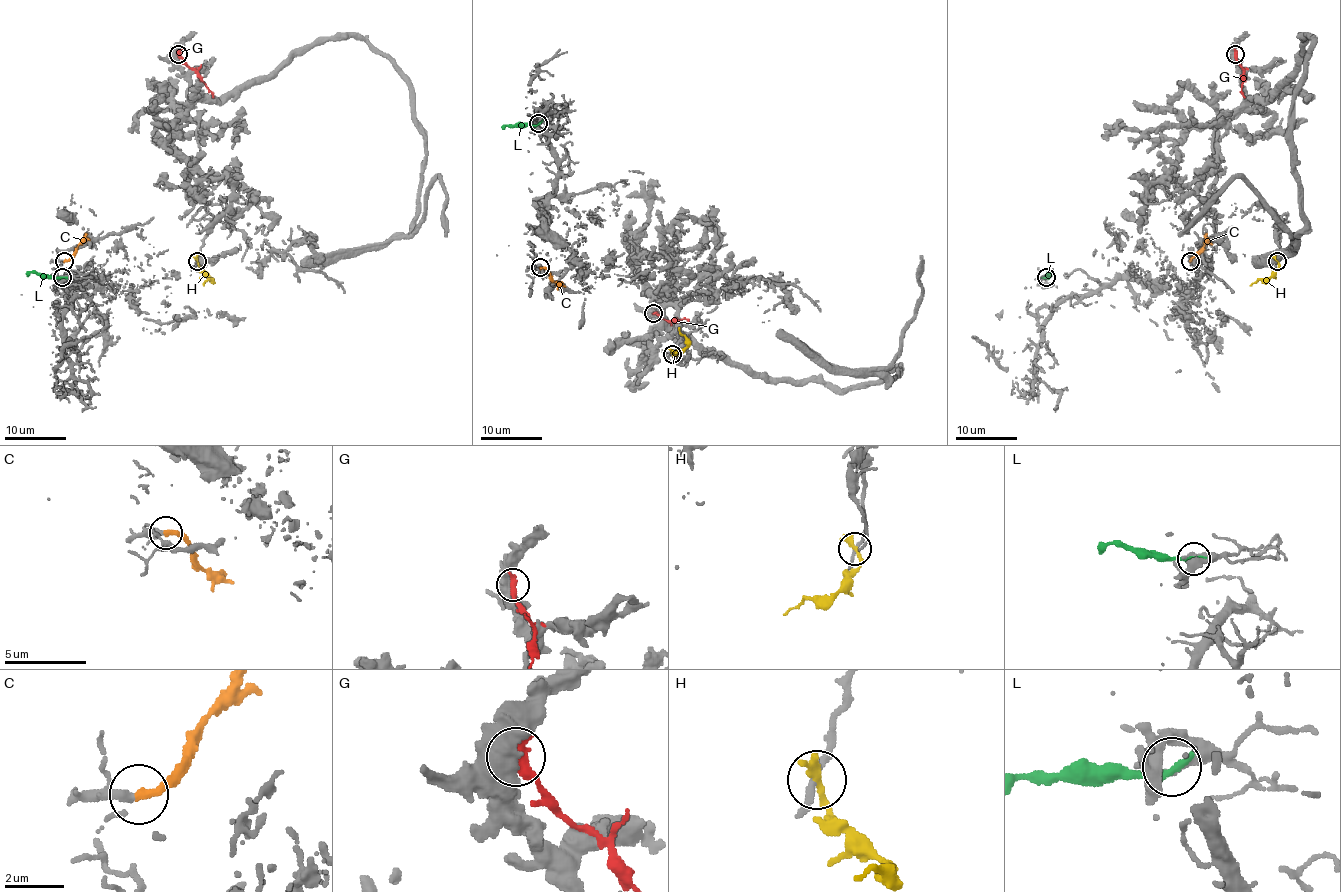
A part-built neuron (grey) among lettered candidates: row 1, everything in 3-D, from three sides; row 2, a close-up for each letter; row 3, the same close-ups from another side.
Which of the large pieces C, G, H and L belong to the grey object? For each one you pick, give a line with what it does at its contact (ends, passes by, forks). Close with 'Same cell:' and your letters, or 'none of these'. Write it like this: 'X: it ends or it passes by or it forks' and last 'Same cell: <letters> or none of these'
C: it ends
Same cell: C

